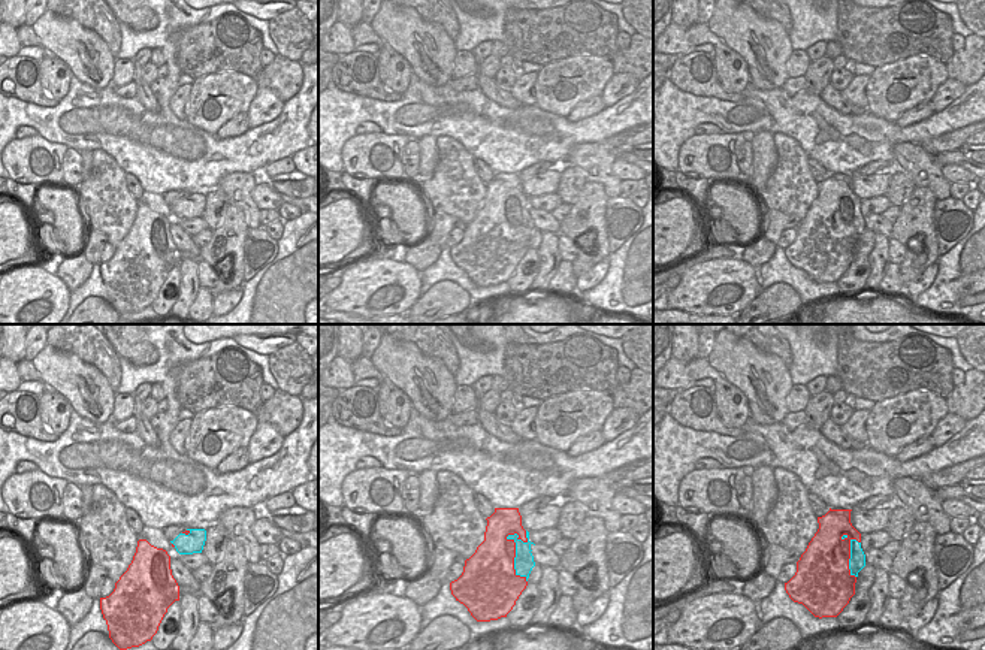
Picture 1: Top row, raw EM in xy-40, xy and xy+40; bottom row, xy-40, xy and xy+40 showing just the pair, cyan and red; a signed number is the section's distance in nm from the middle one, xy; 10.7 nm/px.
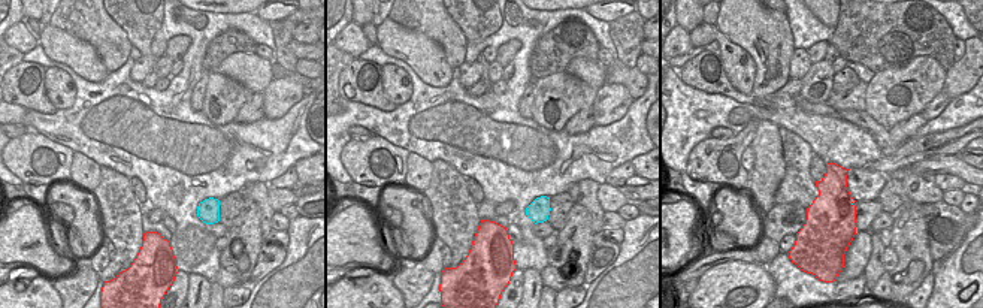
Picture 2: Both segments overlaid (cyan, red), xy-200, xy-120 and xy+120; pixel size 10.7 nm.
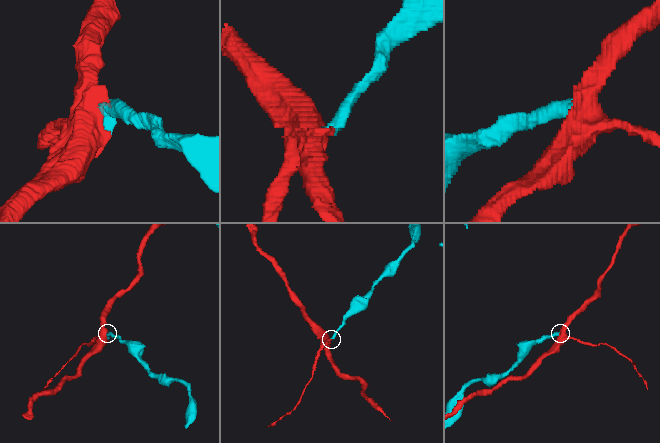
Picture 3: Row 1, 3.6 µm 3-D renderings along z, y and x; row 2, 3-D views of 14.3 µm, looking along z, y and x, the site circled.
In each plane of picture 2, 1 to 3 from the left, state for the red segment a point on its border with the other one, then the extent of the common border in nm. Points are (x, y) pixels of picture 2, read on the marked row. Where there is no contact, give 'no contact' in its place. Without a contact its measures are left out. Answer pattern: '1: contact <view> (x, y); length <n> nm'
1: no contact
2: no contact
3: contact xy+120 (856, 229); length 80 nm

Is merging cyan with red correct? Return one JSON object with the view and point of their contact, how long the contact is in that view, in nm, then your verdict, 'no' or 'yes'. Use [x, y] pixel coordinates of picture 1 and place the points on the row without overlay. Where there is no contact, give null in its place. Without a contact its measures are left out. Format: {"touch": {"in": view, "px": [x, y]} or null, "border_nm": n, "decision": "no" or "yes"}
{"touch": {"in": "xy", "px": [514, 224]}, "border_nm": 550, "decision": "no"}

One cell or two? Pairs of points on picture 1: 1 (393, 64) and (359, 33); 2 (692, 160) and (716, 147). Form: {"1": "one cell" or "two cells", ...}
{"1": "one cell", "2": "one cell"}

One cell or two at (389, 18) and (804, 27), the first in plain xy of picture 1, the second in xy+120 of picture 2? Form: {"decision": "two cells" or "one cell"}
{"decision": "two cells"}

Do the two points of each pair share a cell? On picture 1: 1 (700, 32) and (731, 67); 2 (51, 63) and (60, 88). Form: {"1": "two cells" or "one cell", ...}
{"1": "one cell", "2": "one cell"}

